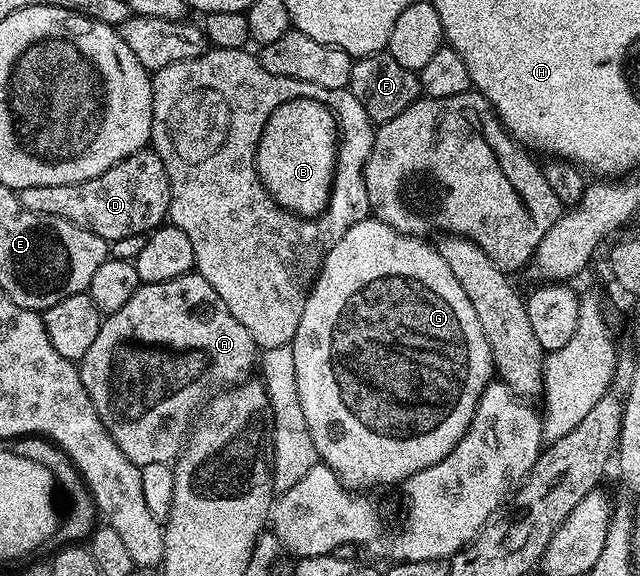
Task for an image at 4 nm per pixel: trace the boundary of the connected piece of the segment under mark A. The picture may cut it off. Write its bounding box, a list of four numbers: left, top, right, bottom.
[78,270,256,468]

